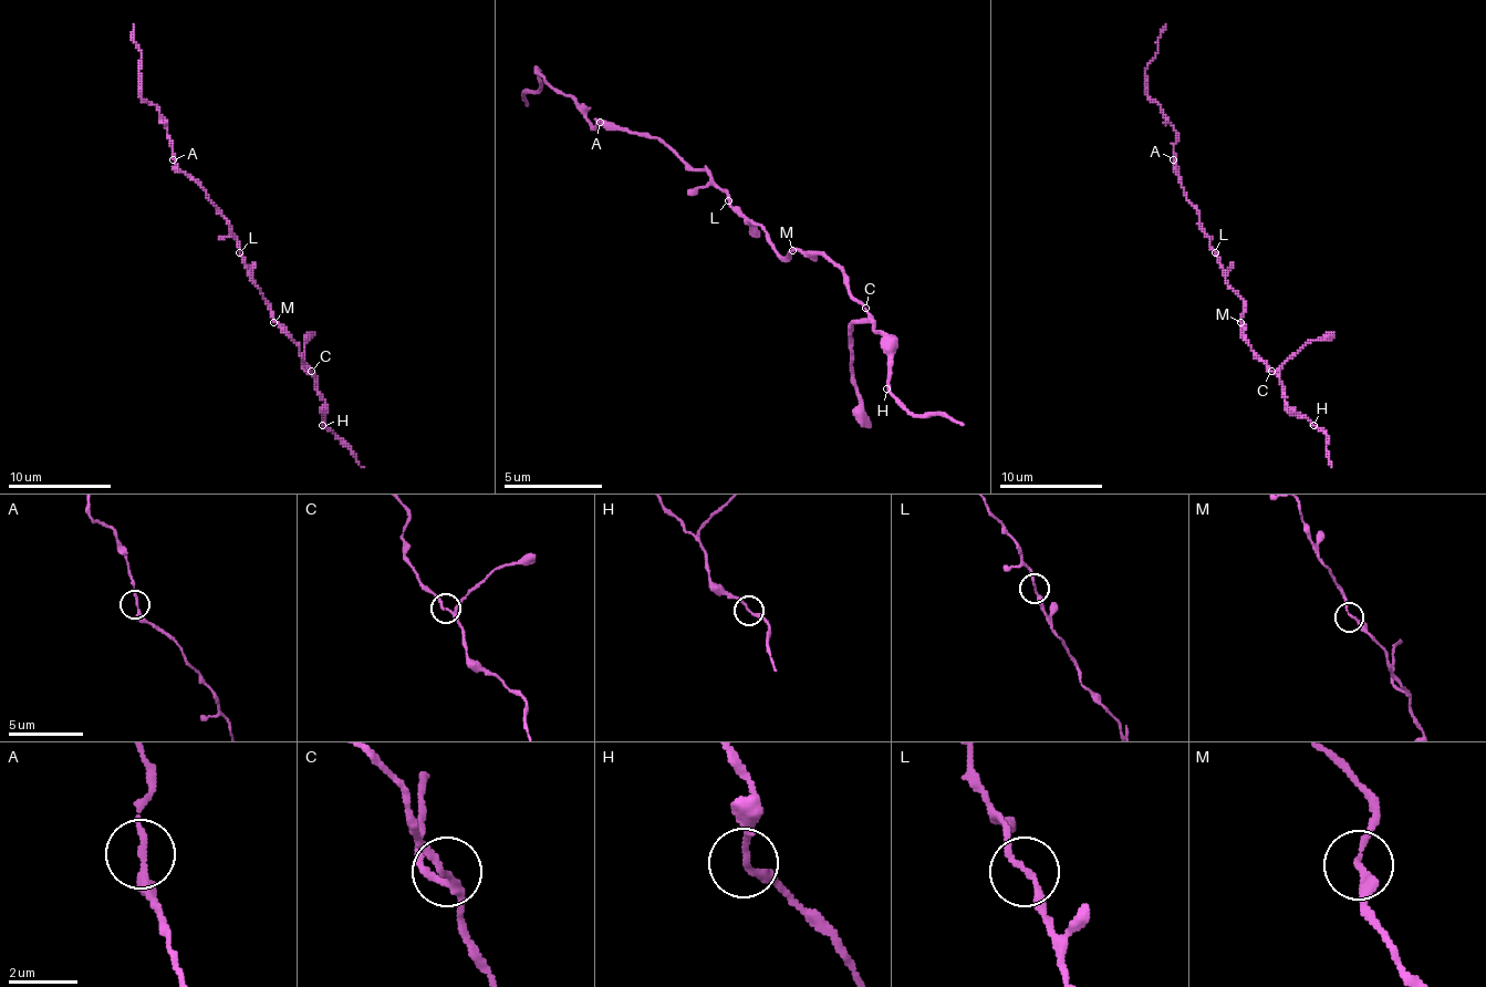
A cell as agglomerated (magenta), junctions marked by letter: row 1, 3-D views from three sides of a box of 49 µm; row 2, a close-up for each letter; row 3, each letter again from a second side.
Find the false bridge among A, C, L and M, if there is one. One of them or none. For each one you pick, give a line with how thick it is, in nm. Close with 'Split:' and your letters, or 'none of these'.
Split: none of these

